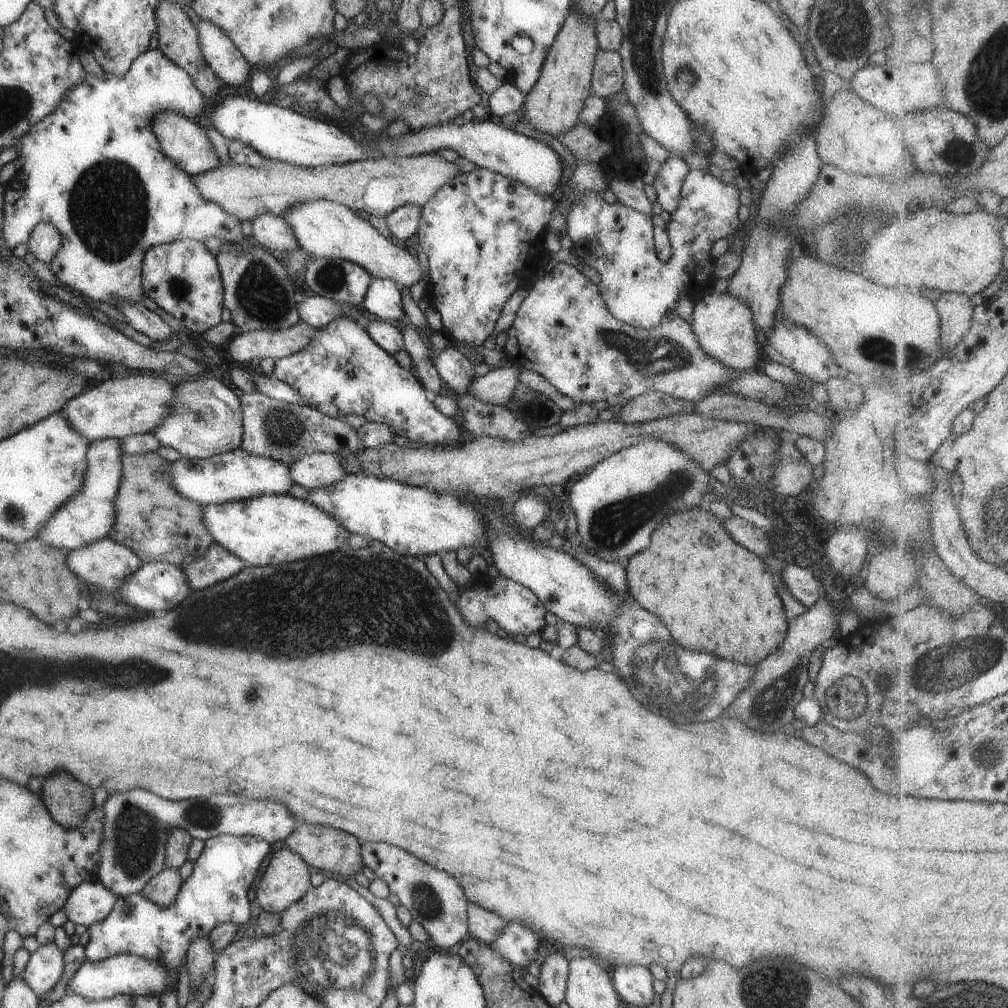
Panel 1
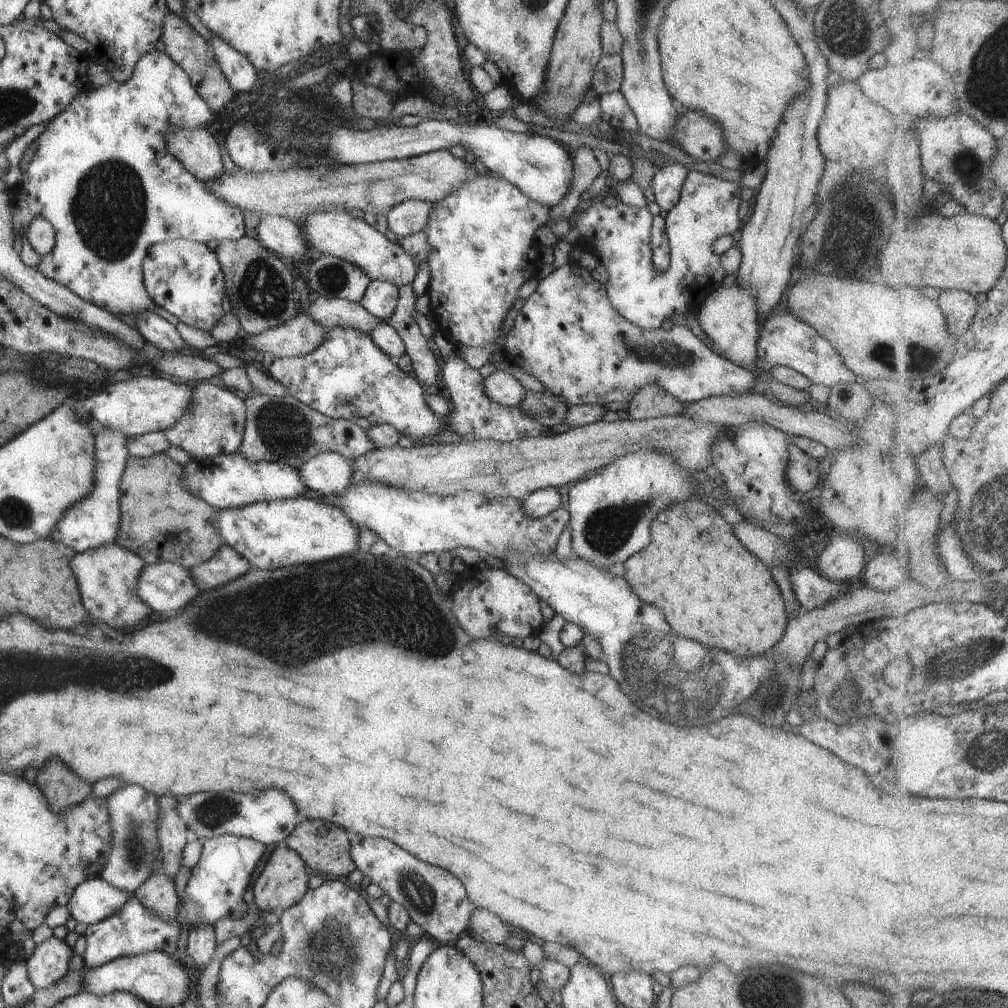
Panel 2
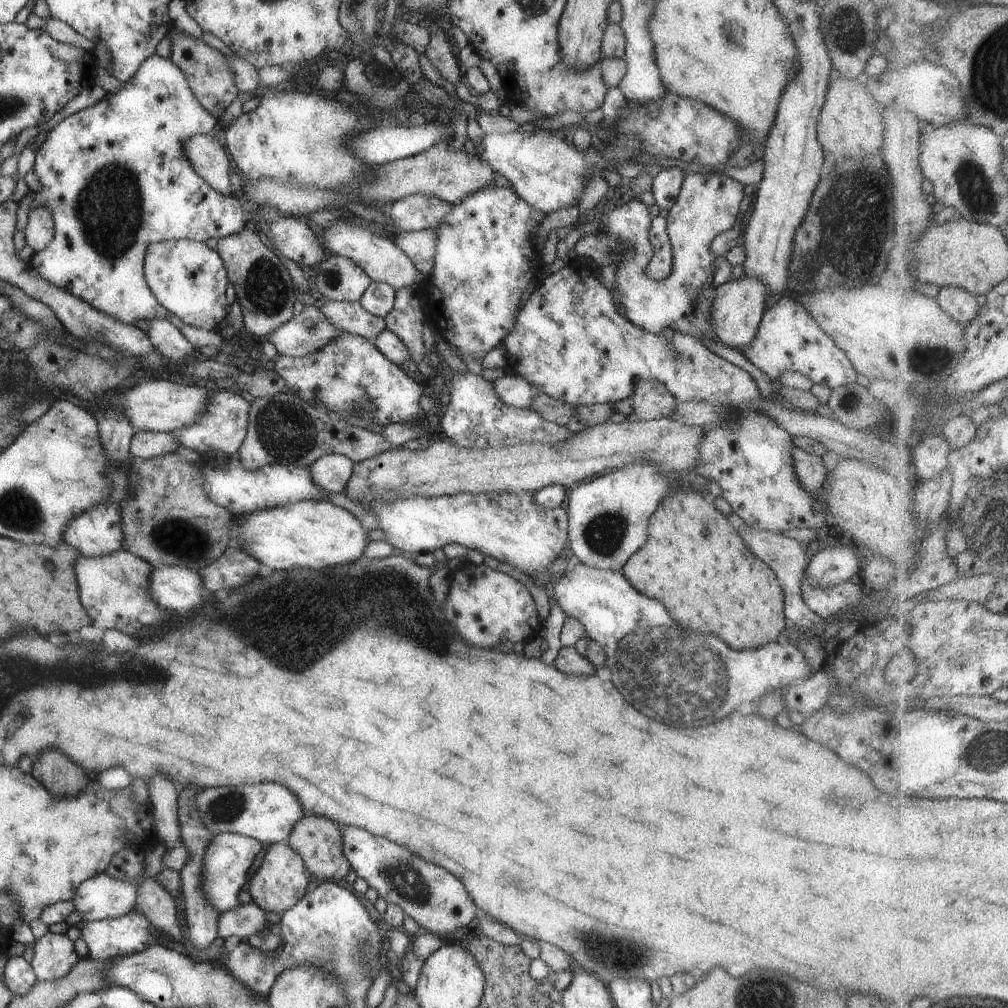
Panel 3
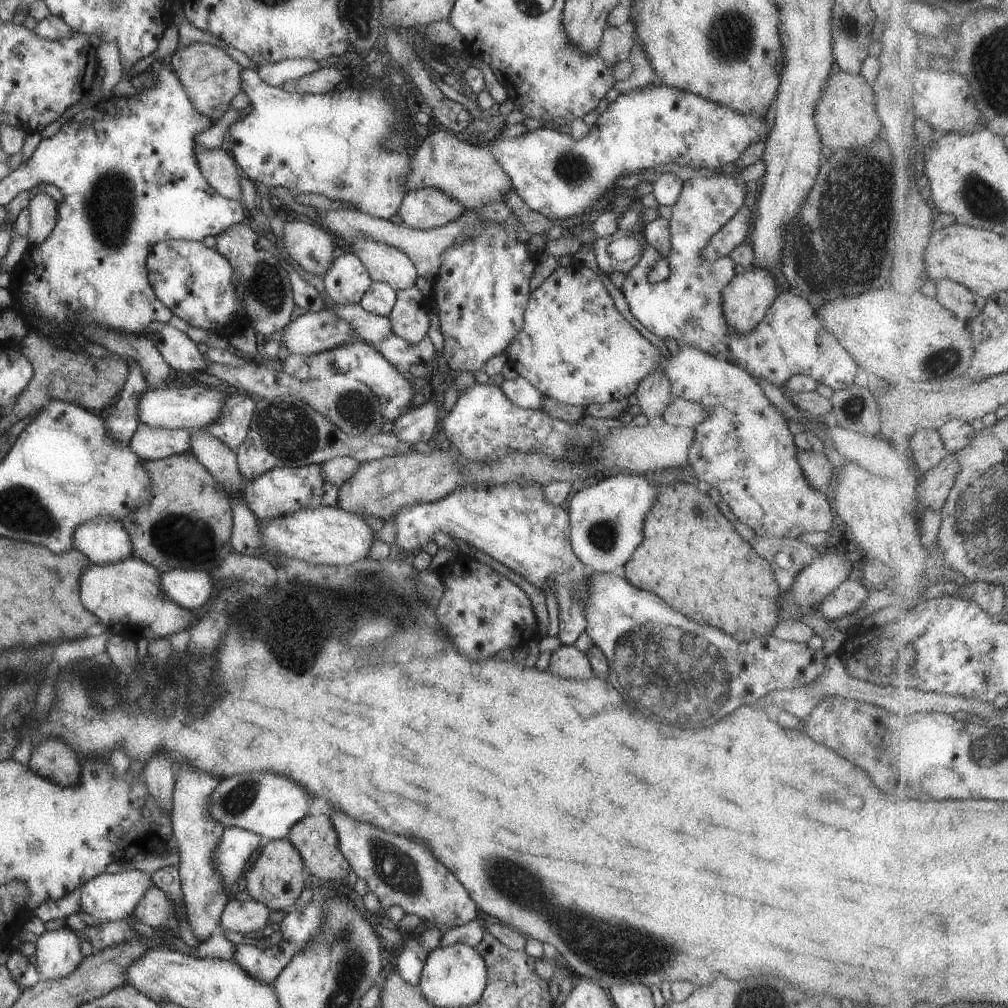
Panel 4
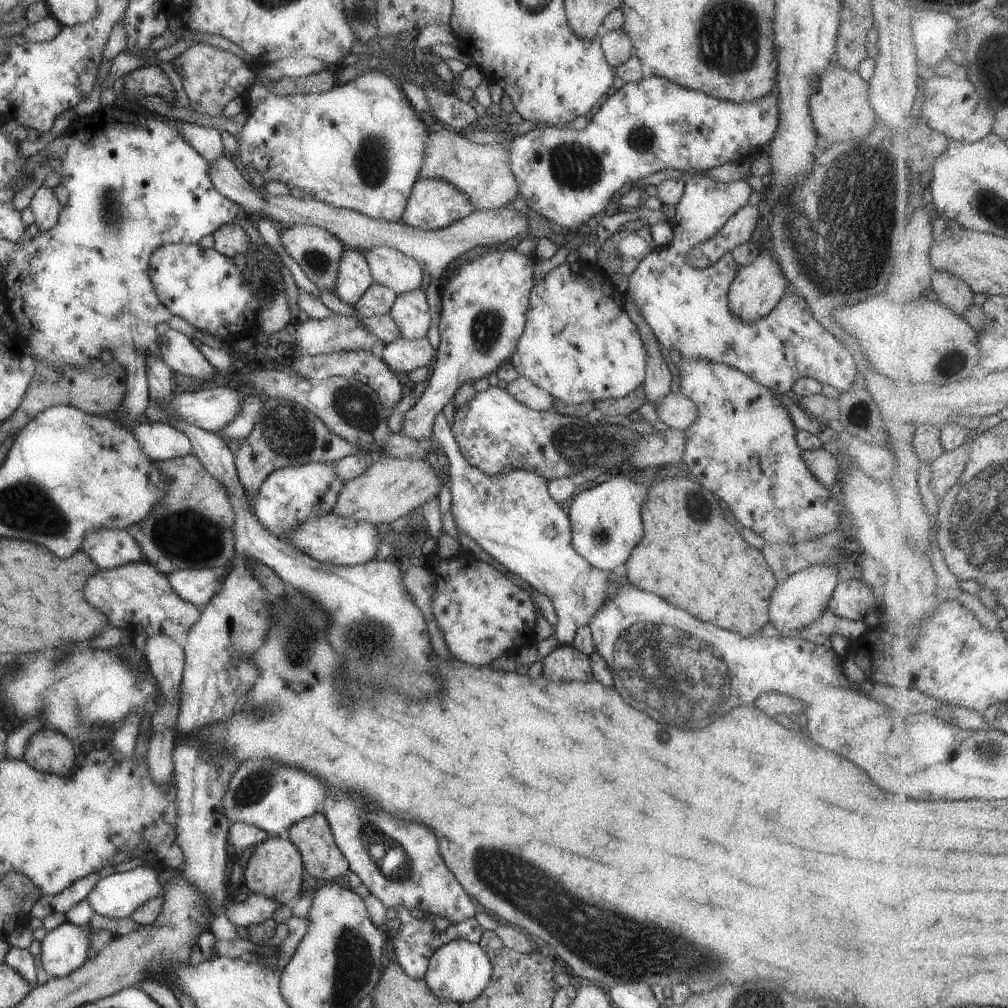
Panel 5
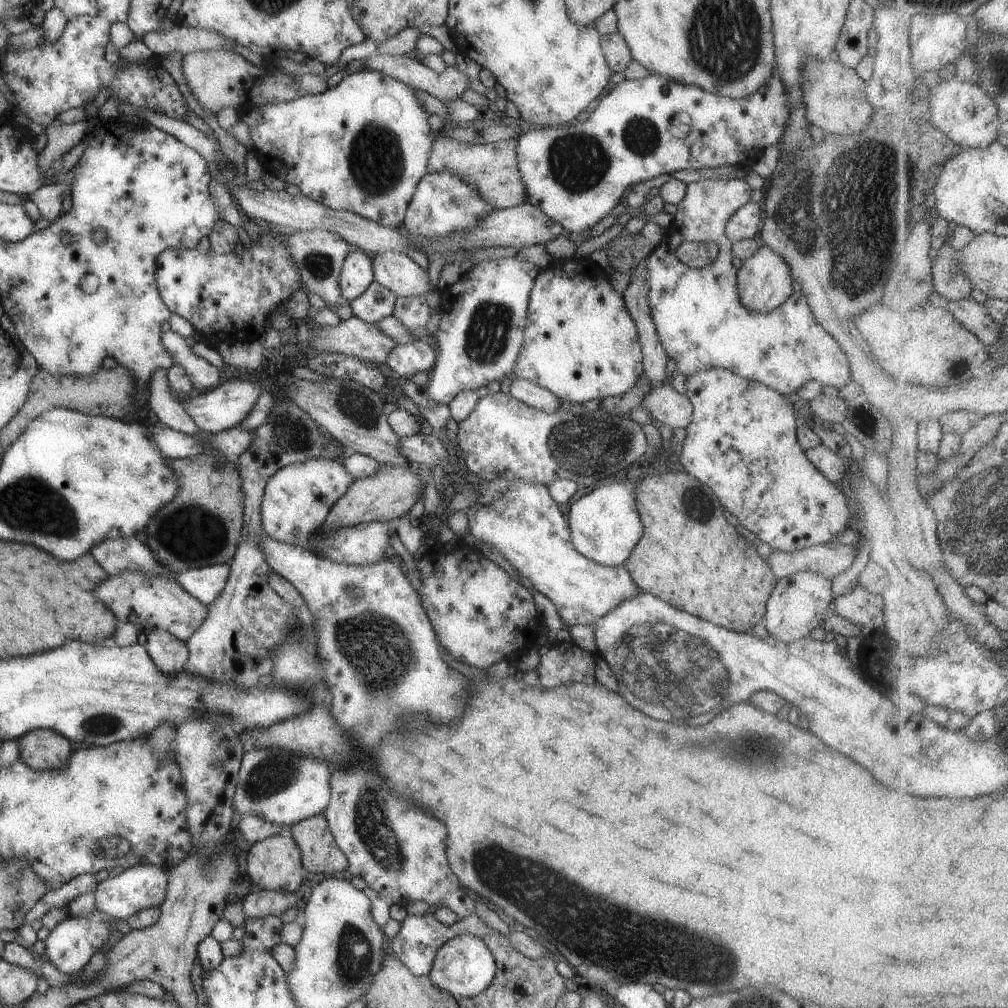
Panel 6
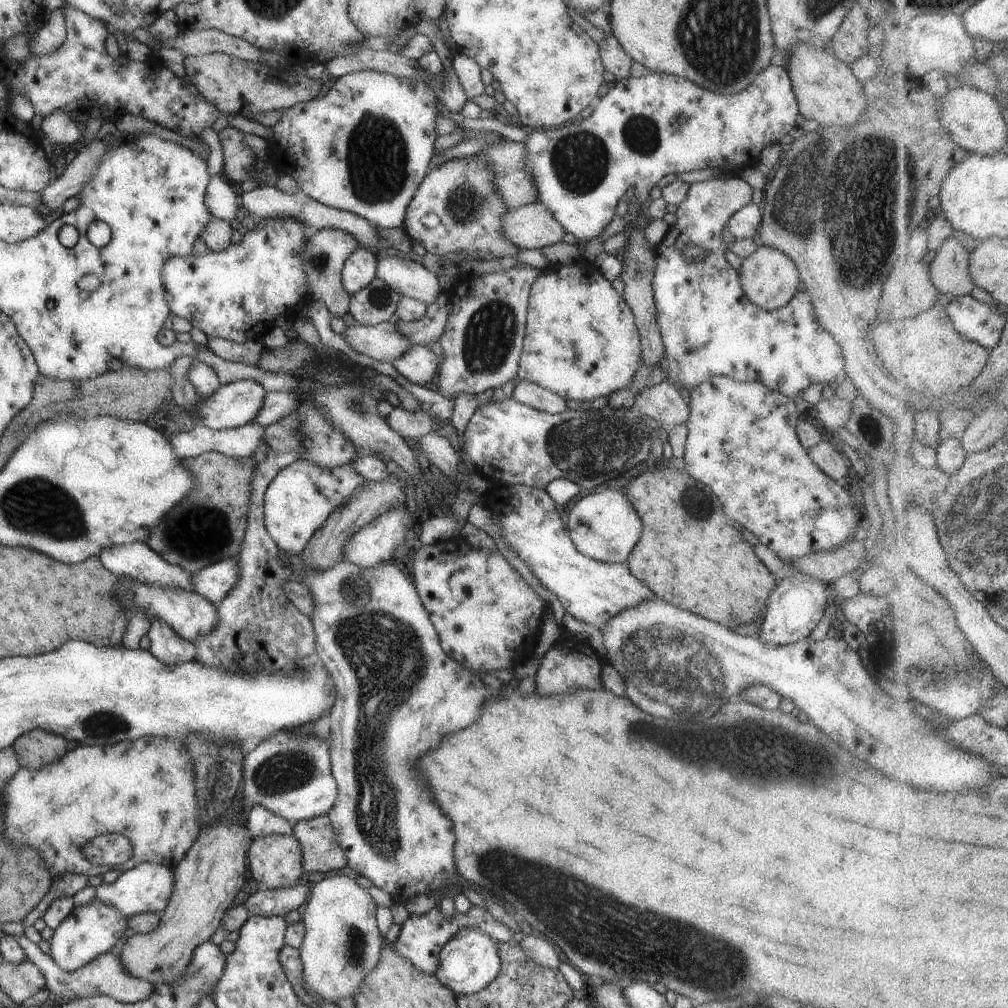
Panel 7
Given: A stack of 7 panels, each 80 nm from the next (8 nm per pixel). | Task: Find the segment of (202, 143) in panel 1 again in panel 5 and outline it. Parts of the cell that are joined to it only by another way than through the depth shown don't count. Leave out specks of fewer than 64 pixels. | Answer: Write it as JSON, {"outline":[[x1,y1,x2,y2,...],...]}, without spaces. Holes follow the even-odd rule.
{"outline":[[223,155,219,156,215,162,208,164,208,175,215,190,227,200,241,206,249,216,267,218,281,228,313,225,336,236,344,246,356,248,360,252,368,251,371,247,389,247,398,250,411,257,423,272,426,270,430,278,440,278,442,269,450,261,475,246,497,246,507,240,519,238,523,233,527,234,528,218,517,209,510,209,509,206,491,210,475,209,471,214,449,226,434,231,424,231,405,224,372,219,351,209,335,208,315,199,294,198,289,193,276,196,267,194,263,197,259,189,255,189,243,180,233,162]]}

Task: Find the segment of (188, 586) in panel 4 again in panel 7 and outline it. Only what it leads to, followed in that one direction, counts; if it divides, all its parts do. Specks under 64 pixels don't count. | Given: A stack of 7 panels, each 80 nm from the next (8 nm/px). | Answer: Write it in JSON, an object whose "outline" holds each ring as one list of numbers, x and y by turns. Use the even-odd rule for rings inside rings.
{"outline":[[227,557,190,574,193,592,211,604,218,603,238,581,238,558]]}

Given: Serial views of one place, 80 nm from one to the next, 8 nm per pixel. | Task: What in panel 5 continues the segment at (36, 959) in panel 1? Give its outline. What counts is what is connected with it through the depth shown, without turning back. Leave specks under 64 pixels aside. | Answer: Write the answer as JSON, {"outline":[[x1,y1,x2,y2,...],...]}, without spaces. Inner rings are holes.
{"outline":[[68,921,45,933,40,941,39,962,48,978,67,976,85,962,90,933,95,932]]}

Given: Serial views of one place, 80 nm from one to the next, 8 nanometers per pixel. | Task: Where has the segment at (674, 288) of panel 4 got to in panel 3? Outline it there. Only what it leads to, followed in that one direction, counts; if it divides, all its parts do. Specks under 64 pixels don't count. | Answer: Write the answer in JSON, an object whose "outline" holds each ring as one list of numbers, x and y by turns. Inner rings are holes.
{"outline":[[689,173,684,176,676,201,668,210,667,217,664,218,670,247,672,248,672,267,671,272,660,281,651,280,646,275,647,263,653,256,652,246,648,241,648,226,650,225,647,213,648,206,645,206,640,200,631,200,623,206,609,211,606,215,599,215,601,233,616,236,618,238,617,243,624,242,628,246,625,255,620,256,620,262,615,265,617,273,610,290,614,302,619,302,620,312,623,310,623,314,625,314,628,321,631,321,645,332,658,336,663,328,670,328,673,332,692,336,699,342,701,342,702,336,705,336,705,338,711,338,714,342,721,344,721,342,717,342,711,328,710,306,712,305,712,298,715,297,716,288,730,280,729,274,732,266,723,255,715,256,711,253,709,247,713,237,726,231,738,218,739,202,741,202,744,195,742,188,742,184,720,173],[786,294,767,304,761,325,753,340,742,350,742,355,775,384,787,371,800,372,811,382,830,389,861,381,847,355,821,330,802,303,793,301]]}

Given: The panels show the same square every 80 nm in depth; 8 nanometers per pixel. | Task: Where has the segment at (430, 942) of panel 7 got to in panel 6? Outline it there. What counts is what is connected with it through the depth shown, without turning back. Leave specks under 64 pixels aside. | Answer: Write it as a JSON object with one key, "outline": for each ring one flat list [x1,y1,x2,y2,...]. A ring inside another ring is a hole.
{"outline":[[433,911,423,914,423,916,413,916,407,913,400,923,399,932,390,940,391,952,407,968,409,974,415,977,425,976,429,973,429,968,431,968,431,962,435,958,437,948,440,948,452,937,467,934,469,931,478,933,480,937,494,932,489,926,485,925,485,922,481,922,481,918,475,913,469,914,469,916,461,918,461,920,457,920,451,926,444,926,439,920,436,920]]}

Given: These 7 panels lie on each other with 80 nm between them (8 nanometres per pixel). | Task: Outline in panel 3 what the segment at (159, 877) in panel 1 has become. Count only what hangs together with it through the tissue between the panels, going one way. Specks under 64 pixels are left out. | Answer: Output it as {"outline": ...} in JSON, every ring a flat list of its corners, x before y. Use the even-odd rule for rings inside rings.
{"outline":[[153,877,139,883,135,908,155,929,166,933,175,941,182,941,175,917,174,898]]}

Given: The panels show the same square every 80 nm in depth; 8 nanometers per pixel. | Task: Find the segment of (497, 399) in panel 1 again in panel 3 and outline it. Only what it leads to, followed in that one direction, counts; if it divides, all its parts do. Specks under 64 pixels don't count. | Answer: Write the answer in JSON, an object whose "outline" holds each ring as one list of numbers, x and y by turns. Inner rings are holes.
{"outline":[[506,375,492,383,497,396,509,406,520,409,529,409,534,396,539,394,538,390,519,375]]}

